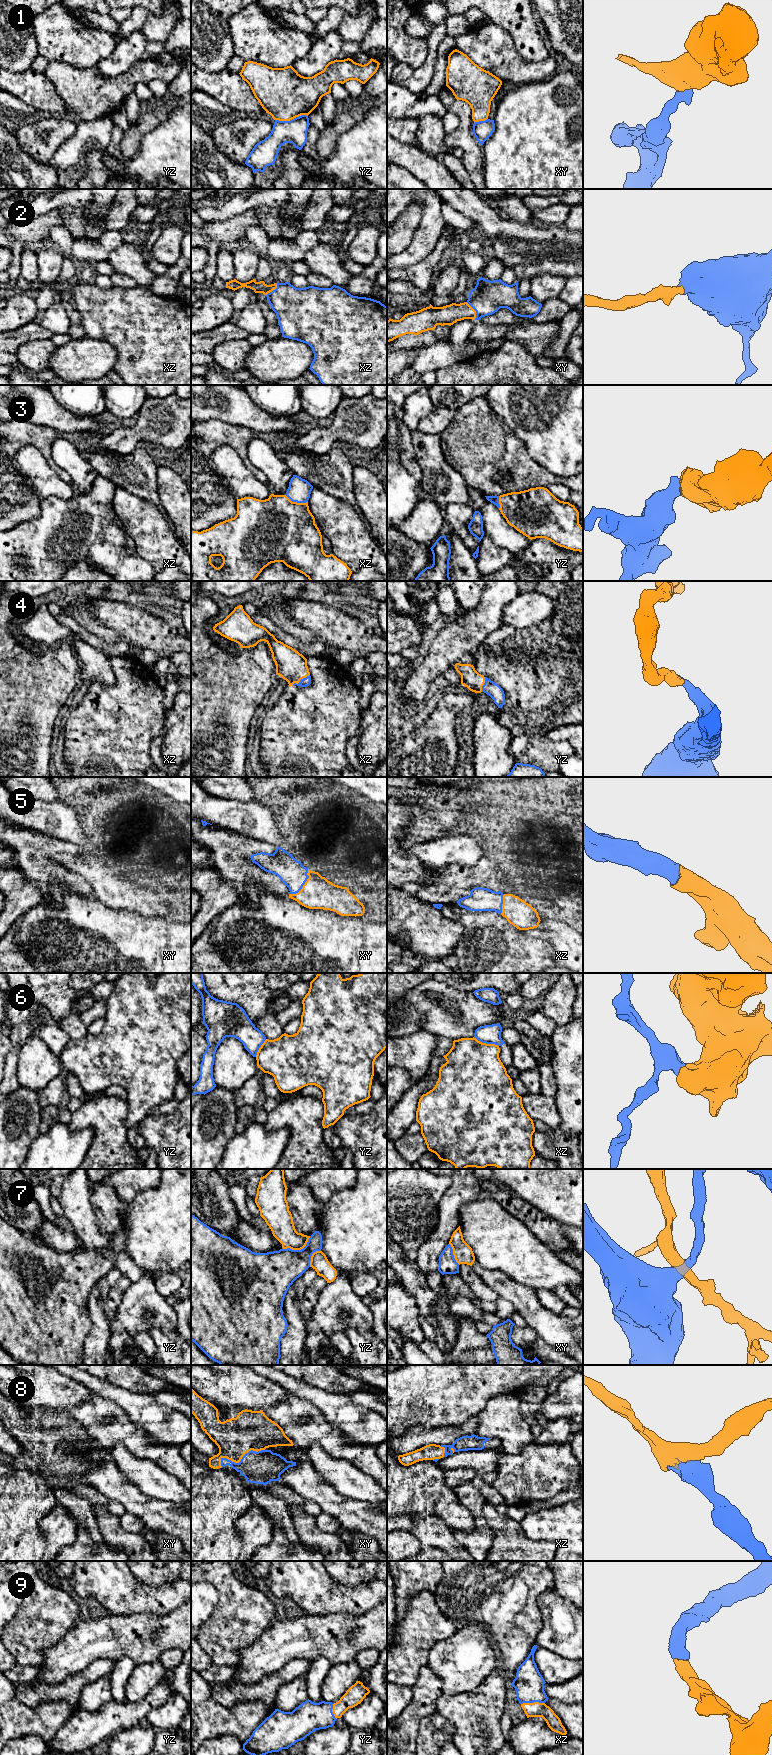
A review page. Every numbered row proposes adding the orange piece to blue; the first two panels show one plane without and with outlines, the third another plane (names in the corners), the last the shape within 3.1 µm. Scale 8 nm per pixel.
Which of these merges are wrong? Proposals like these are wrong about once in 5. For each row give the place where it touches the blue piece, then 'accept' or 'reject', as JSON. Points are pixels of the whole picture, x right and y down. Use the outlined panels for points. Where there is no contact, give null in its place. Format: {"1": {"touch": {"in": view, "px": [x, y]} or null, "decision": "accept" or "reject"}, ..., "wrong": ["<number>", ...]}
{"1": {"touch": {"in": "yz", "px": [292, 119]}, "decision": "reject"}, "2": {"touch": {"in": "xy", "px": [475, 310]}, "decision": "accept"}, "3": {"touch": {"in": "xz", "px": [296, 501]}, "decision": "accept"}, "4": {"touch": {"in": "xz", "px": [300, 680]}, "decision": "accept"}, "5": {"touch": {"in": "xy", "px": [303, 884]}, "decision": "accept"}, "6": {"touch": {"in": "xz", "px": [486, 1043]}, "decision": "reject"}, "7": {"touch": {"in": "yz", "px": [298, 1250]}, "decision": "reject"}, "8": {"touch": {"in": "xy", "px": [241, 1460]}, "decision": "accept"}, "9": {"touch": {"in": "xz", "px": [532, 1702]}, "decision": "accept"}, "wrong": ["1", "6", "7"]}

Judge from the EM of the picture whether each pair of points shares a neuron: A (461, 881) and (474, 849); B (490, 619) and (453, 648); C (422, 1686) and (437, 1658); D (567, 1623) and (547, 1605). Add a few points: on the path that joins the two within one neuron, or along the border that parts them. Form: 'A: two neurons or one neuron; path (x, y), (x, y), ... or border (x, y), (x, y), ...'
A: two neurons; border (483, 856), (473, 865), (462, 865)
B: one neuron; path (481, 627), (479, 629), (471, 629), (461, 639)
C: two neurons; border (427, 1665), (440, 1679), (442, 1691)
D: one neuron; path (562, 1619), (552, 1609)

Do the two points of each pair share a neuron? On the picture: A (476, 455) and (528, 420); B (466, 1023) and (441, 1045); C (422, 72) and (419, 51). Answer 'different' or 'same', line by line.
A: different
B: different
C: different

